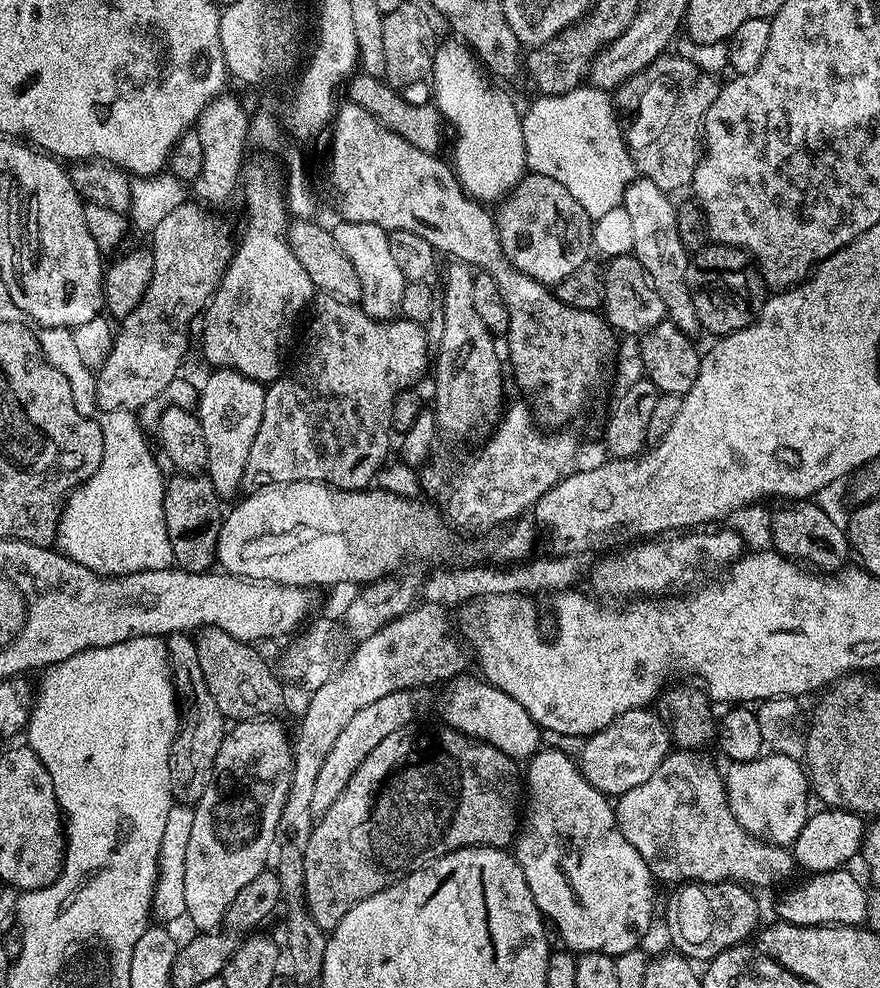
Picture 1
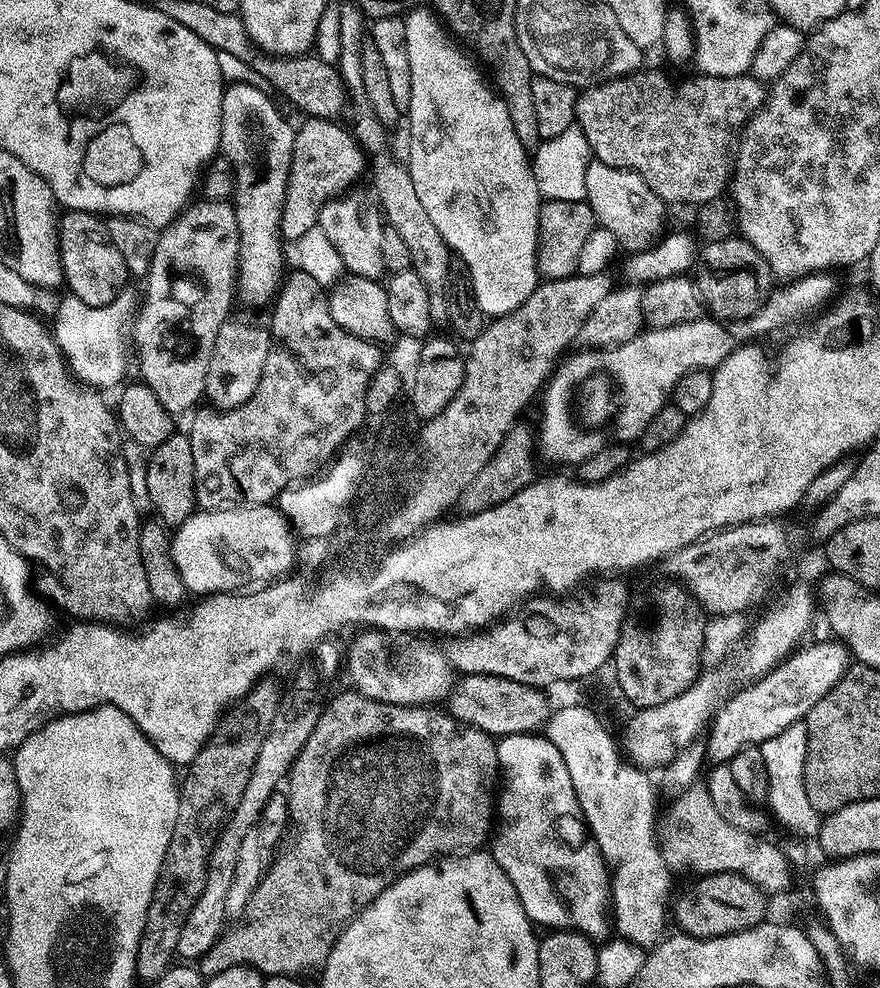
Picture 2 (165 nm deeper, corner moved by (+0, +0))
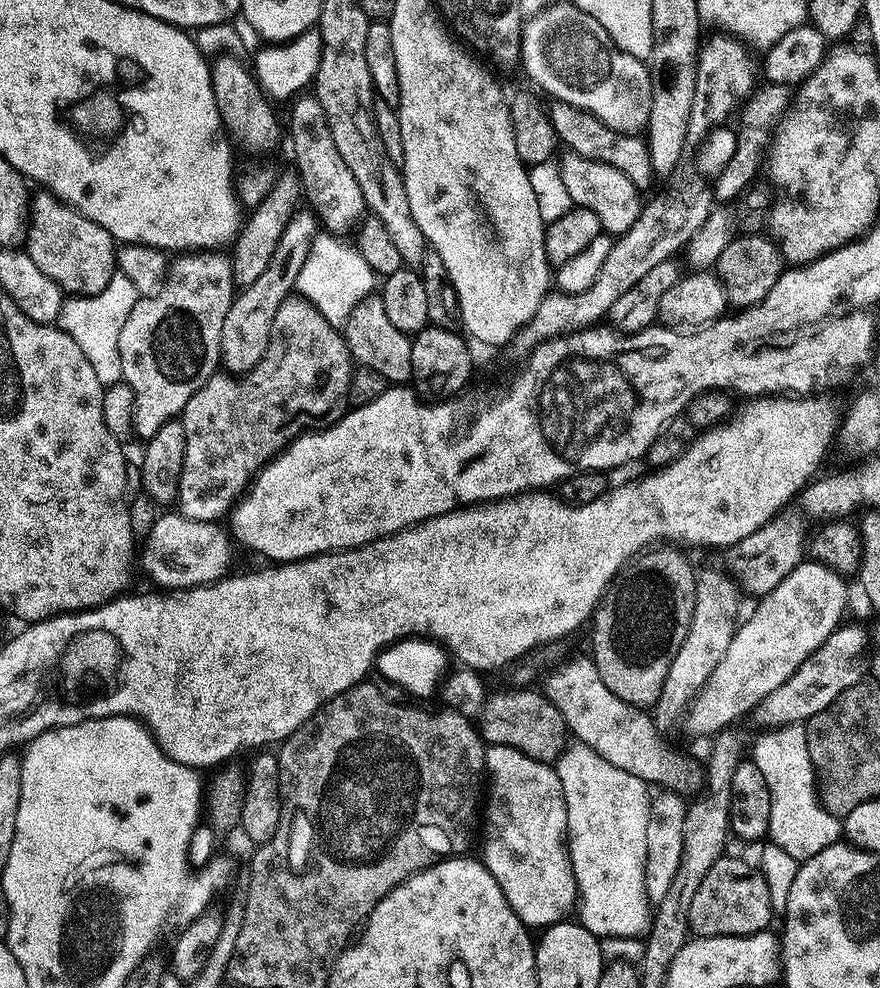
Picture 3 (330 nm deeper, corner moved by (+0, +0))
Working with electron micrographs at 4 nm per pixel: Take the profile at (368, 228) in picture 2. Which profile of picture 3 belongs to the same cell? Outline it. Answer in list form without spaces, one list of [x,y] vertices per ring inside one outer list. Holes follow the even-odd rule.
[[[312,94],[297,95],[290,107],[292,113],[288,116],[288,132],[292,135],[292,156],[296,159],[294,168],[303,199],[304,196],[308,199],[307,205],[327,231],[333,234],[351,233],[366,212],[362,189],[358,187],[354,174],[350,174],[350,166],[346,166],[342,154],[338,154],[338,146],[334,146],[334,134],[330,134],[326,114]]]

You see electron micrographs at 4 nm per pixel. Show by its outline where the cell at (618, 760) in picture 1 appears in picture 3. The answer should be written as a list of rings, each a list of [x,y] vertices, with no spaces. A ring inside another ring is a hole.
[[[801,562],[789,576],[782,578],[774,590],[770,590],[765,596],[759,597],[756,609],[747,616],[737,627],[734,638],[730,638],[730,647],[726,649],[726,655],[722,662],[714,668],[714,674],[710,676],[707,686],[699,693],[690,709],[692,716],[692,728],[702,735],[711,737],[713,734],[722,731],[723,728],[735,725],[739,716],[744,716],[755,710],[770,694],[770,690],[778,690],[786,678],[802,666],[830,638],[830,634],[841,627],[845,619],[844,611],[848,608],[848,584],[843,575],[828,568],[824,564],[815,562]]]

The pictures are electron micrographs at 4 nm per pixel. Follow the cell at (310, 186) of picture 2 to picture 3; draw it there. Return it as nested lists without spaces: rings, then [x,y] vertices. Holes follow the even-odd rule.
[[[283,171],[276,184],[262,198],[257,208],[251,209],[249,218],[241,227],[239,235],[236,236],[230,248],[230,259],[232,261],[232,282],[237,289],[243,290],[254,286],[254,282],[262,275],[262,270],[270,266],[270,258],[274,258],[274,246],[278,246],[278,238],[282,236],[282,230],[286,222],[290,220],[293,213],[298,210],[298,176],[295,171]]]

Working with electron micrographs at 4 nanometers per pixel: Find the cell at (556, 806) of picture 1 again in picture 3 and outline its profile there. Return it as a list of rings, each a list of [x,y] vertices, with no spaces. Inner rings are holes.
[[[487,745],[487,752],[484,756],[484,767],[486,769],[487,781],[486,796],[488,792],[488,805],[484,808],[484,856],[482,855],[482,863],[486,866],[486,870],[490,870],[490,874],[494,878],[494,882],[498,882],[498,886],[502,890],[502,894],[506,898],[506,902],[510,902],[510,906],[514,910],[514,914],[518,914],[518,918],[523,924],[528,925],[532,930],[543,930],[550,924],[559,924],[565,919],[564,916],[568,911],[575,909],[578,904],[576,894],[576,879],[572,873],[572,864],[568,861],[568,827],[566,826],[566,802],[562,794],[562,782],[558,778],[555,767],[551,763],[535,761],[534,758],[528,757],[522,750],[511,748],[504,745]]]

